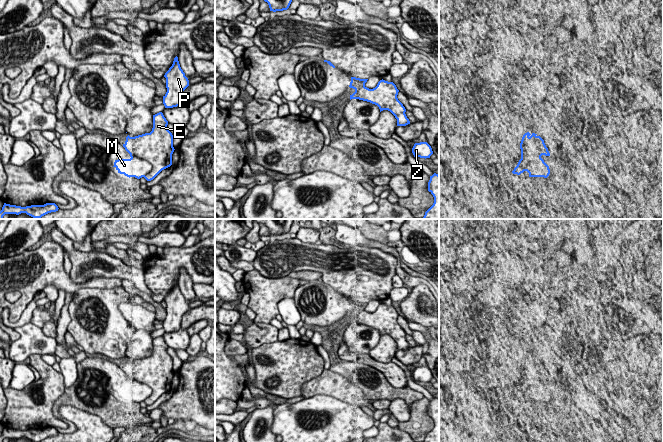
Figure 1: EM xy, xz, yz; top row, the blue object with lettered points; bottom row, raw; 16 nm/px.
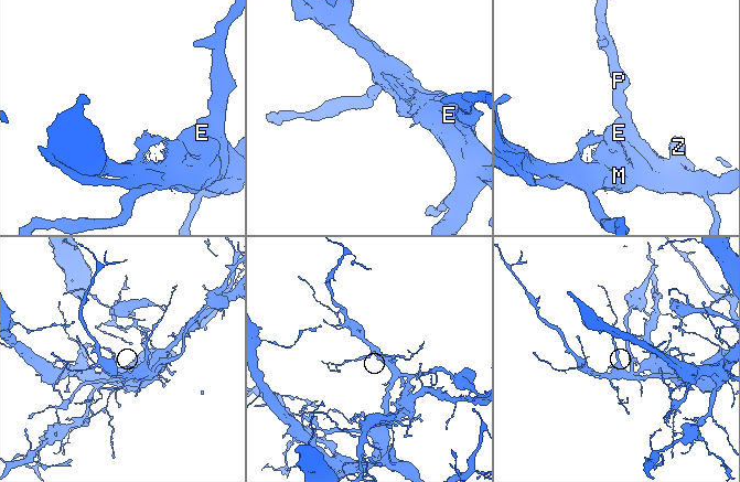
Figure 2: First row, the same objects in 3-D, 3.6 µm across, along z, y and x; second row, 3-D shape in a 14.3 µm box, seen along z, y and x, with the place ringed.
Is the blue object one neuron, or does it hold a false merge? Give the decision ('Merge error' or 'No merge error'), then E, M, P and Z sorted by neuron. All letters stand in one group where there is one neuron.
Merge error. Groups: E P / M Z

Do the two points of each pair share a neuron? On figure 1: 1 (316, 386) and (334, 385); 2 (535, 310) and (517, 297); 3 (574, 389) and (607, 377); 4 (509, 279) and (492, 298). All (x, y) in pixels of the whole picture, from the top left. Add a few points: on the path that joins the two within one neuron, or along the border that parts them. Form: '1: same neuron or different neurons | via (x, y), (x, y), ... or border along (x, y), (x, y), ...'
1: same neuron | via (320, 385), (330, 385)
2: same neuron | via (530, 308), (527, 308), (521, 302)
3: different neurons | border along (577, 375), (583, 385), (600, 398)
4: different neurons | border along (505, 287), (500, 283), (491, 283), (480, 291)

